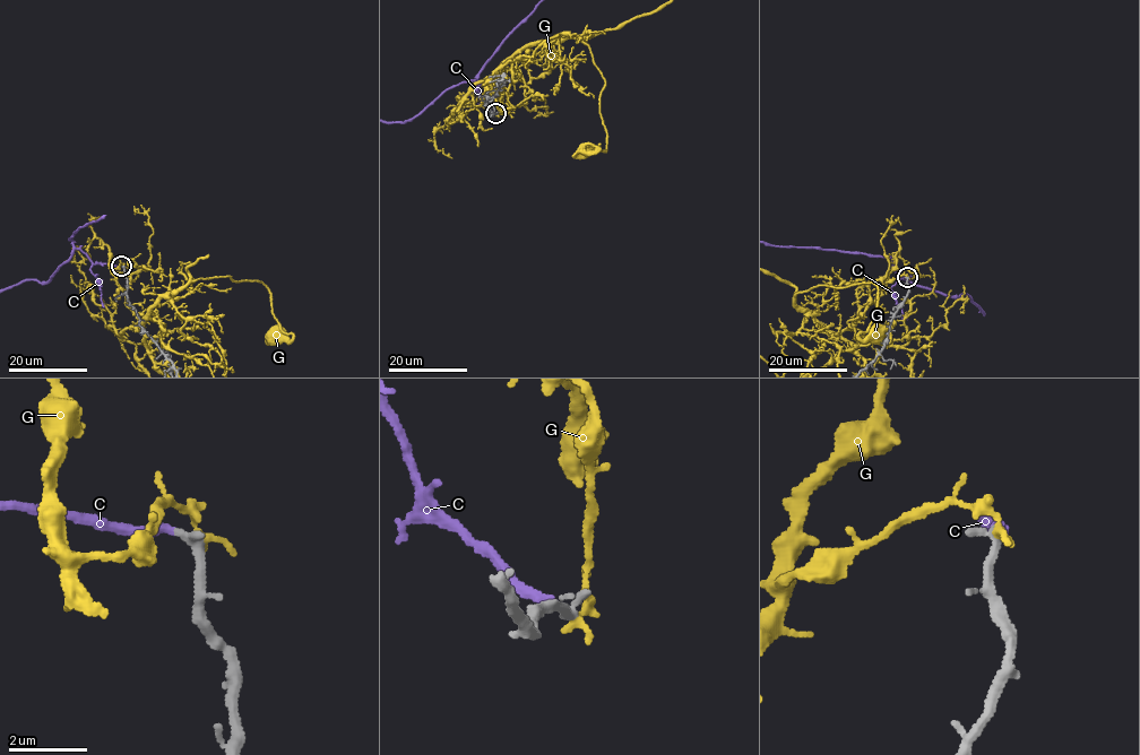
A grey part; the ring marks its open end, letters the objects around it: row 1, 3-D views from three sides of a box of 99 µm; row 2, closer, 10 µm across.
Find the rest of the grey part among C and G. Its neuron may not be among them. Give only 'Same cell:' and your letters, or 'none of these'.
Same cell: C

